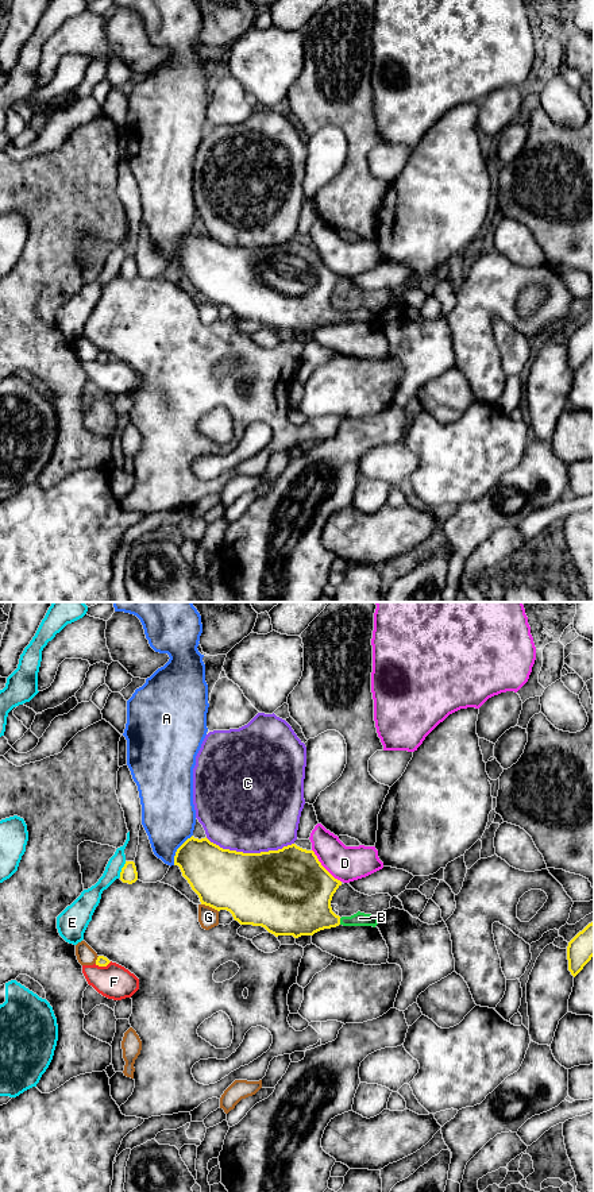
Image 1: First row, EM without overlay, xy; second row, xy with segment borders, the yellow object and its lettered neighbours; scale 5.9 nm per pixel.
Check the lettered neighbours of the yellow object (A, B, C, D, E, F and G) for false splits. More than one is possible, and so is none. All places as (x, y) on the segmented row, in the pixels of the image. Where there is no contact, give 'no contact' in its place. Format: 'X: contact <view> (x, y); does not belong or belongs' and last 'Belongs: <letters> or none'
A: contact xy (177, 849); does not belong
B: contact xy (339, 921); belongs
C: contact xy (250, 853); does not belong
D: contact xy (323, 867); does not belong
E: contact xy (122, 870); does not belong
F: contact xy (103, 965); does not belong
G: contact xy (209, 906); does not belong
Belongs: B

